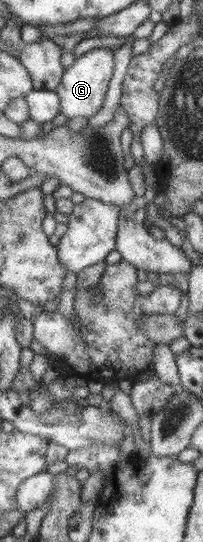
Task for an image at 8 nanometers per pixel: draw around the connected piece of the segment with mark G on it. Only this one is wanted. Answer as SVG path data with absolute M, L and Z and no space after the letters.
M93 48L75 57L70 67L64 69L55 94L60 100L60 110L67 120L75 116L92 116L105 100L105 93L114 72L115 54L110 48Z

